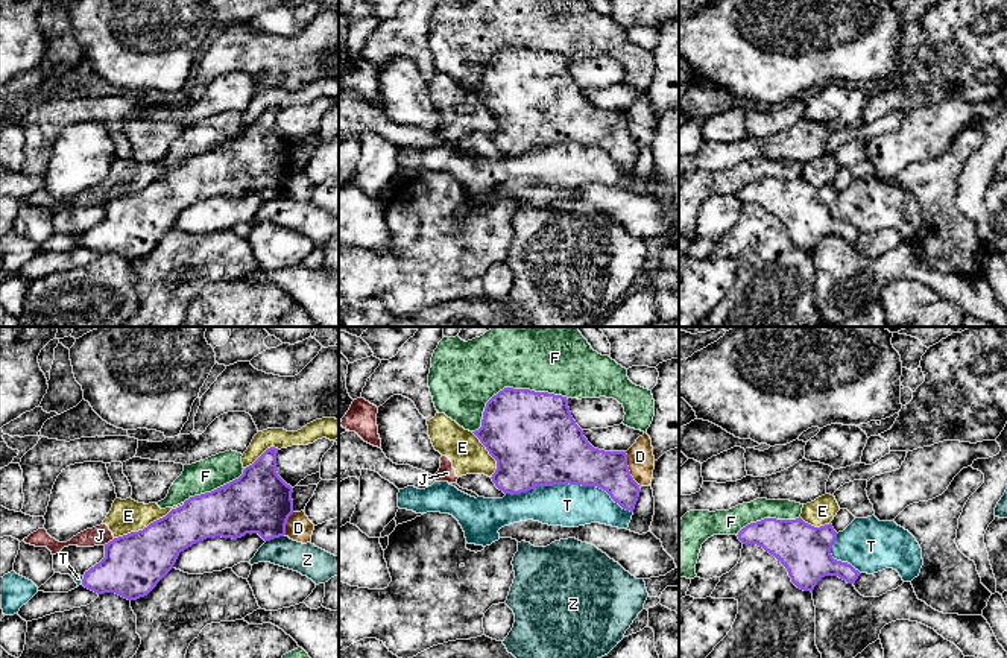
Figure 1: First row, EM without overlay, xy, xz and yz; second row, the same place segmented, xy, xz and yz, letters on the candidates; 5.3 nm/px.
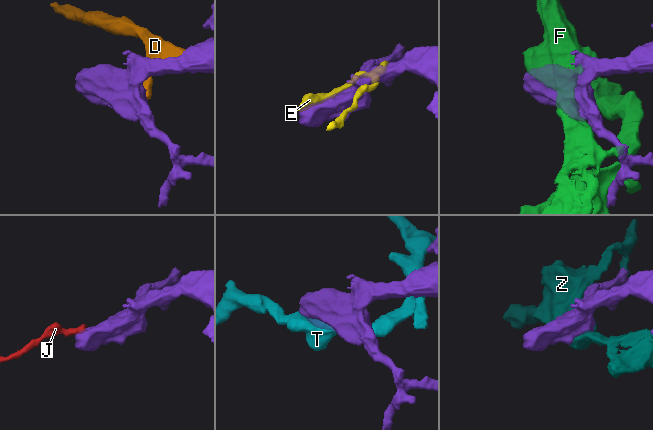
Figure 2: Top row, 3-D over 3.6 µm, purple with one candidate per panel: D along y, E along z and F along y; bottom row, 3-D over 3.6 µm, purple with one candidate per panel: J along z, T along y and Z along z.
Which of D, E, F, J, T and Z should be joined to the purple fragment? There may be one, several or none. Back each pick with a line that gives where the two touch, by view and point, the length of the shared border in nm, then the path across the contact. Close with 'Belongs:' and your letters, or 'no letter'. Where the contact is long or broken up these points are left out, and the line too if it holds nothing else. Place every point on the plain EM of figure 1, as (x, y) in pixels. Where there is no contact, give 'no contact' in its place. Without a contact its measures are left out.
Belongs: no letter

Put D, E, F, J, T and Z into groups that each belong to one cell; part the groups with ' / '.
D / E J / F / T / Z

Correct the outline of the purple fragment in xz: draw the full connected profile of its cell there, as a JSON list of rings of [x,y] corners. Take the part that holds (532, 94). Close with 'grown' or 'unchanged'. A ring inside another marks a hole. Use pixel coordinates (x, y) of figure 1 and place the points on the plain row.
[[[504,47],[486,62],[481,87],[472,93],[497,120],[491,138],[504,153],[567,143],[597,146],[623,169],[635,169],[641,149],[630,135],[626,111],[594,108],[573,79],[567,56]]] | unchanged

